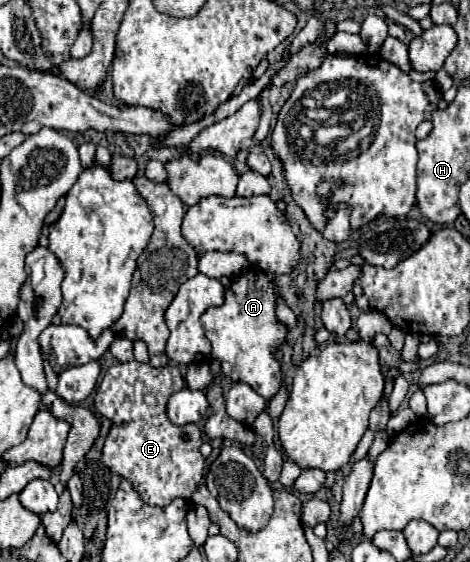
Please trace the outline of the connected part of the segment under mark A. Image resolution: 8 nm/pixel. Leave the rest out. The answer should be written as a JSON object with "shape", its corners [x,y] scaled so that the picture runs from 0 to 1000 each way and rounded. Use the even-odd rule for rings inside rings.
{"shape":[[[526,475],[479,511],[474,543],[445,546],[445,553],[428,560],[440,603],[453,614],[449,635],[470,646],[470,664],[479,671],[509,667],[513,681],[534,685],[564,710],[577,710],[602,681],[598,646],[585,639],[585,625],[606,610],[611,582],[594,575],[585,560],[589,532],[594,514],[585,500],[564,482]]]}

